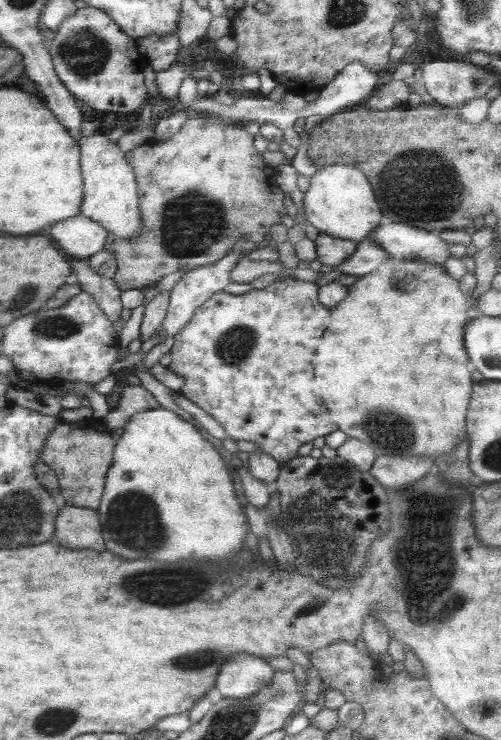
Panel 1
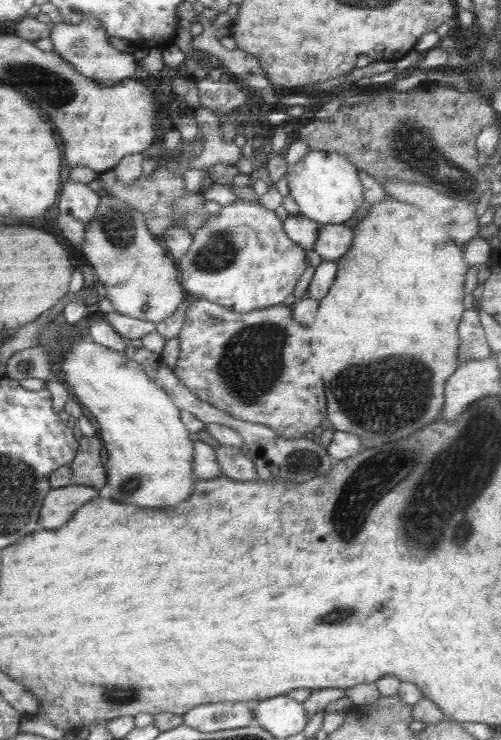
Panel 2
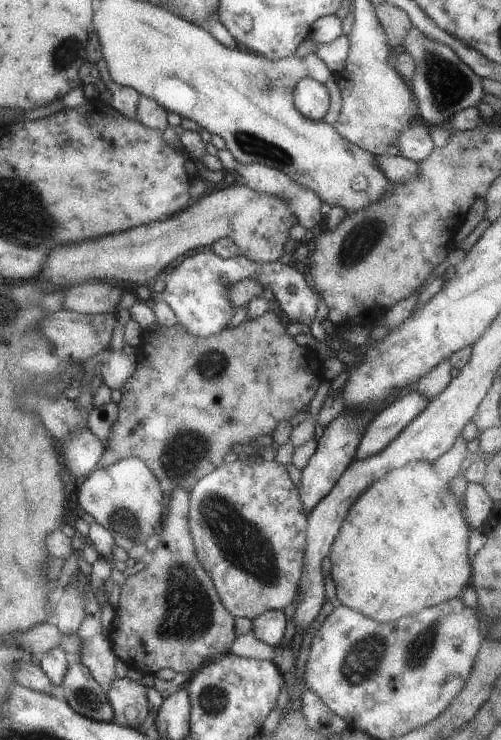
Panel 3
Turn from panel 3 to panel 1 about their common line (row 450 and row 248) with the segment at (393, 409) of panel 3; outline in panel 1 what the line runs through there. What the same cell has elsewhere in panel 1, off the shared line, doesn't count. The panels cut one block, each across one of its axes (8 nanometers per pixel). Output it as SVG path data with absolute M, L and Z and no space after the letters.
M365 237L357 242L356 249L333 269L337 269L341 275L361 277L373 272L373 269L377 268L385 259L387 256L378 247L378 244Z

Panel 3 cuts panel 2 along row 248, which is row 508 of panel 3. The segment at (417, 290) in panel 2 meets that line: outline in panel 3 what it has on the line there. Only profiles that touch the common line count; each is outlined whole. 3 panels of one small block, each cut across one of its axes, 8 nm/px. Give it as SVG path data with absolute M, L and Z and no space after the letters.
M410 460L402 464L400 467L389 469L374 481L371 481L363 492L350 504L347 509L345 518L339 525L337 534L335 534L333 542L329 547L327 557L330 562L331 581L335 588L336 604L349 607L357 611L360 615L375 620L378 623L384 623L397 619L403 612L414 613L413 610L421 610L423 607L432 607L437 603L459 597L461 591L470 582L470 562L467 558L467 537L471 534L472 529L469 528L463 517L462 505L460 505L450 491L449 483L440 482L435 474L433 463L429 461Z

